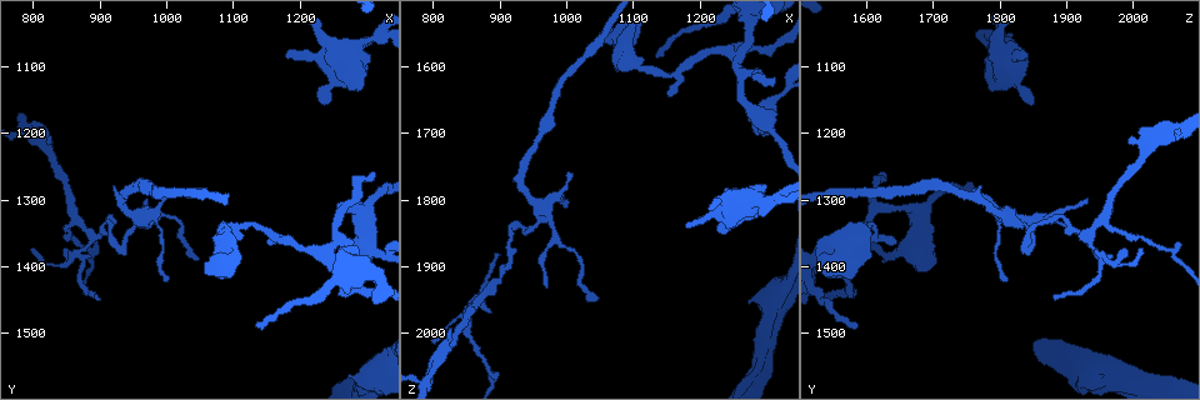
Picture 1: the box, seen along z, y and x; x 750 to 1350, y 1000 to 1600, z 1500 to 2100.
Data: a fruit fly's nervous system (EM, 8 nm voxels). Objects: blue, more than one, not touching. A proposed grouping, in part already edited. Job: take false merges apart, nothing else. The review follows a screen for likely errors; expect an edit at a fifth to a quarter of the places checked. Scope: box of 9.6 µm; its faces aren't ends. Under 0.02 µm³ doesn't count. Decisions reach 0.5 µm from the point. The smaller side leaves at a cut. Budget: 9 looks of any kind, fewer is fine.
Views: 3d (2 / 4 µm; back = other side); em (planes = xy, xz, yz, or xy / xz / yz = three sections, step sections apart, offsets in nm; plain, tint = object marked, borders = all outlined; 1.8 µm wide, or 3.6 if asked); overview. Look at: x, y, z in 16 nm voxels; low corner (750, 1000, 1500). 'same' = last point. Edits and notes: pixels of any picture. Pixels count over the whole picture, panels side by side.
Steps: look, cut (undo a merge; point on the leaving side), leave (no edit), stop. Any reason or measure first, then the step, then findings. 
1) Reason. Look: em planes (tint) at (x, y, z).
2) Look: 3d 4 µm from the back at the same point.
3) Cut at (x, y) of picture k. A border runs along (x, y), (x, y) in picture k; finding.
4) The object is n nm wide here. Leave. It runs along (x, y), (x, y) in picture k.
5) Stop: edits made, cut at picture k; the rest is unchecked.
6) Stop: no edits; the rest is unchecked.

Abrupt turn. Look: em yz step 8 (tint) at (1270, 1365, 1565).

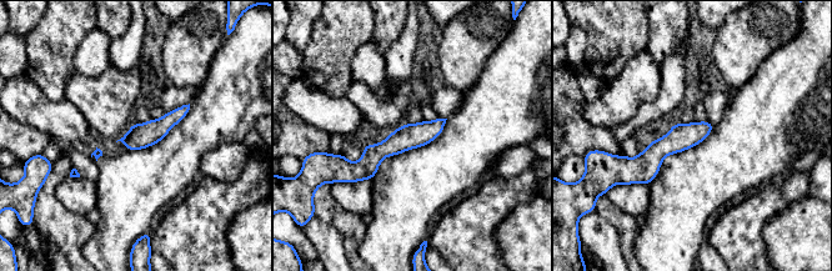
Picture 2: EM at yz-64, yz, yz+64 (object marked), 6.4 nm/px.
Another direction. Look: em planes (tint) at the same point.

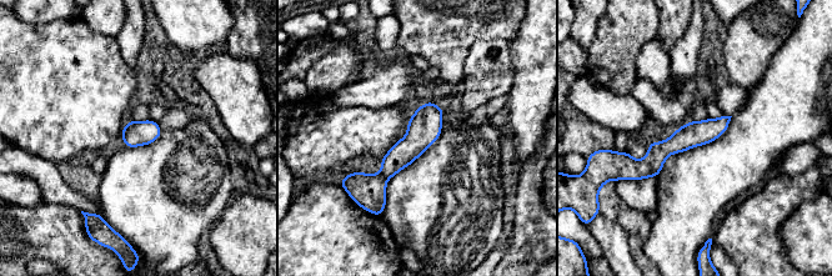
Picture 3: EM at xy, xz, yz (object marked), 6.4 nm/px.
Cut at (367, 190) of picture 3. A border runs along (379, 174), (386, 180) in picture 3; two neurons meet here.

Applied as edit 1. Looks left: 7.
Calibre changes. Look: em planes (plain) at (1295, 1355, 1670).

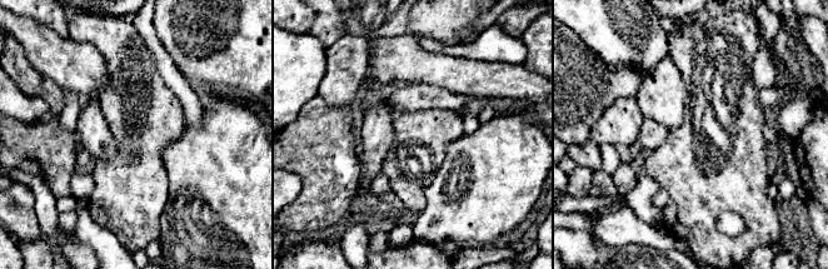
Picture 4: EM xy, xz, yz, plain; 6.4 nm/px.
Look: em planes (borders) at the same point.

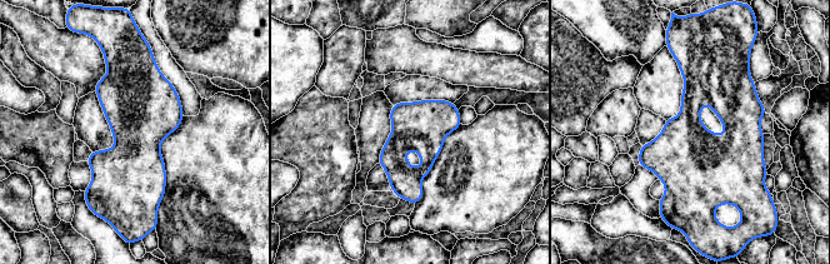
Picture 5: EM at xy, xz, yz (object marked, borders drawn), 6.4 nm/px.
The object is 320 nm wide here. Leave. One neuron here.

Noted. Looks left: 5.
Thick turns thin. Look: em xy step 8 (tint) at (970, 1325, 1810).

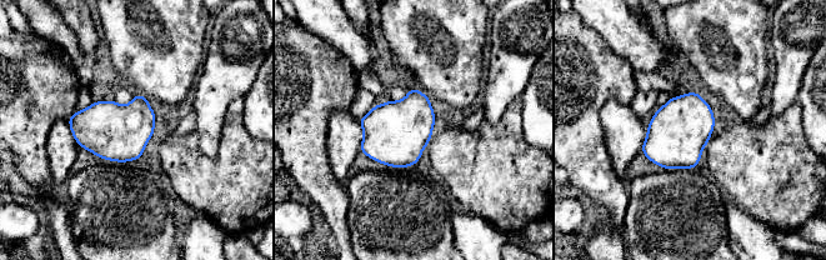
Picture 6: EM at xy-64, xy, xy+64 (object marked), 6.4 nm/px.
The object is 360 nm wide here. Leave. All the same neuron.

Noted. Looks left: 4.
Stop: edits made, cut at picture 3; the rest is unchecked.

